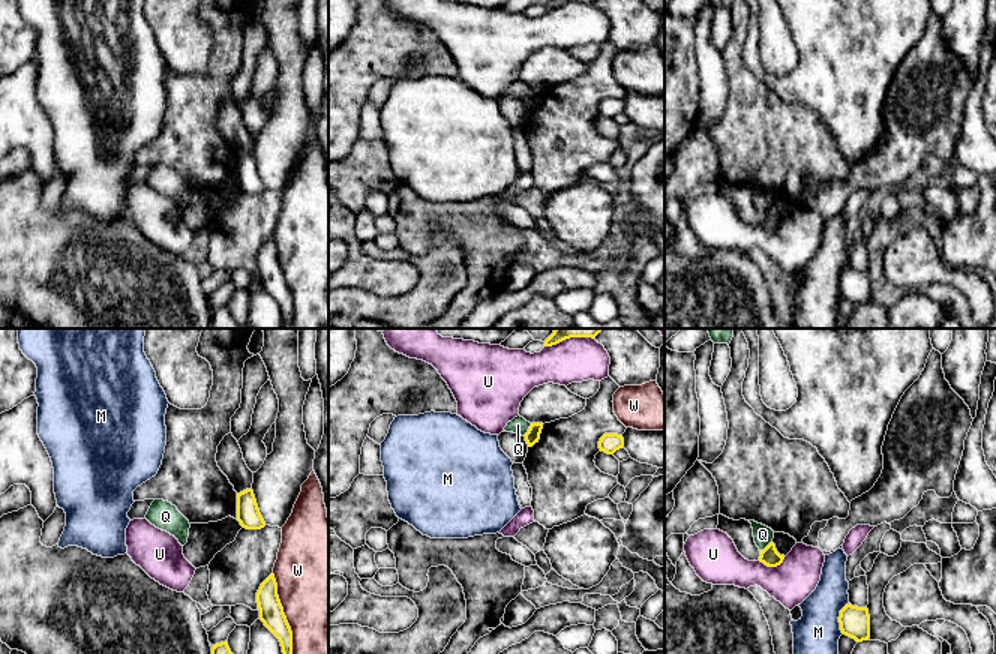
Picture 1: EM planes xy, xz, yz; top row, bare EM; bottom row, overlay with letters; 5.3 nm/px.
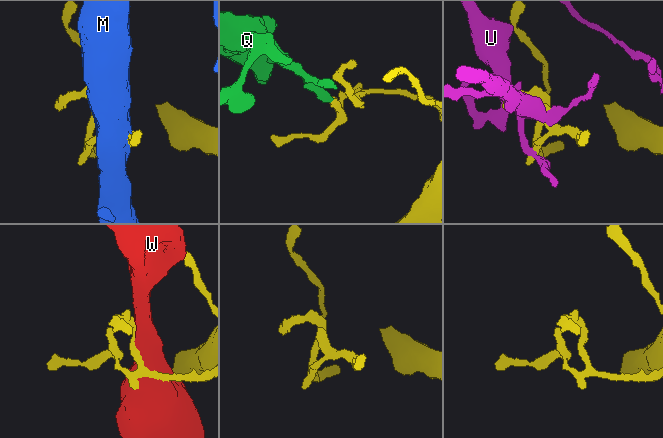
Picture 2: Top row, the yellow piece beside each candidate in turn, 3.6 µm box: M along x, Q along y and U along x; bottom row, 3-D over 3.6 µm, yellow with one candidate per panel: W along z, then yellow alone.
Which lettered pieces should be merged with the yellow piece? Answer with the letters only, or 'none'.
none

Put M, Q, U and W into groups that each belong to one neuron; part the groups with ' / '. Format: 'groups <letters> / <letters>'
groups M / Q / U / W

